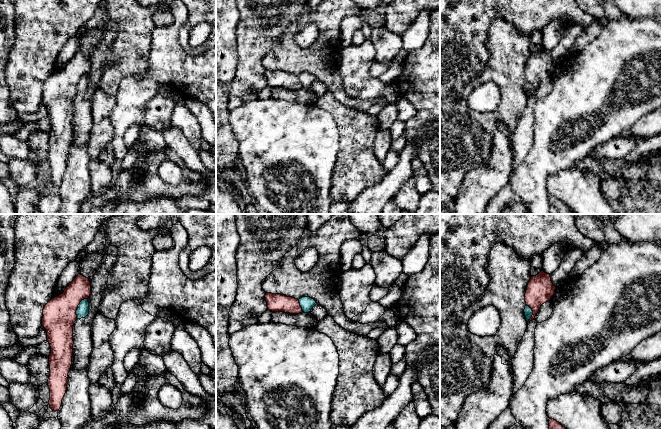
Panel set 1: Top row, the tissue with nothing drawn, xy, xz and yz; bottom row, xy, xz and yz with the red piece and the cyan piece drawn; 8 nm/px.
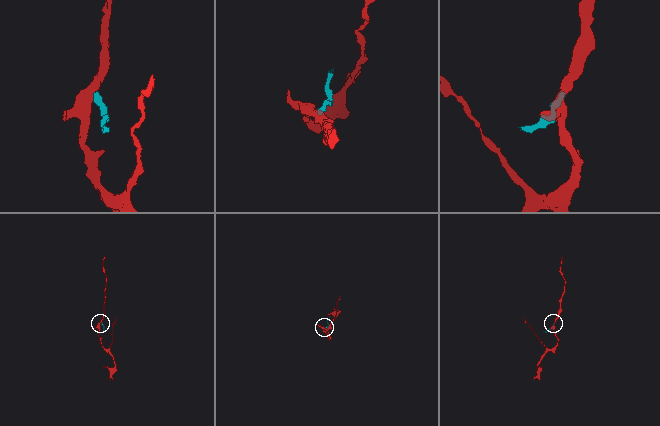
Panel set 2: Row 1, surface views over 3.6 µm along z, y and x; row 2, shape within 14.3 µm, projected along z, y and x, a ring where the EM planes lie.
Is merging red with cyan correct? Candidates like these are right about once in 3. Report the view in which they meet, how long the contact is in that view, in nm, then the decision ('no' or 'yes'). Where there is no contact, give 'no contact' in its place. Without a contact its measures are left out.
xy | 190 nm | no

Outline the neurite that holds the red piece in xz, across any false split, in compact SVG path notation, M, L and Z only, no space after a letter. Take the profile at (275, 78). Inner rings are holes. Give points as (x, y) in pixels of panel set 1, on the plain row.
M266 69L265 75L268 86L272 88L285 88L290 90L299 90L303 88L298 75L270 69Z

